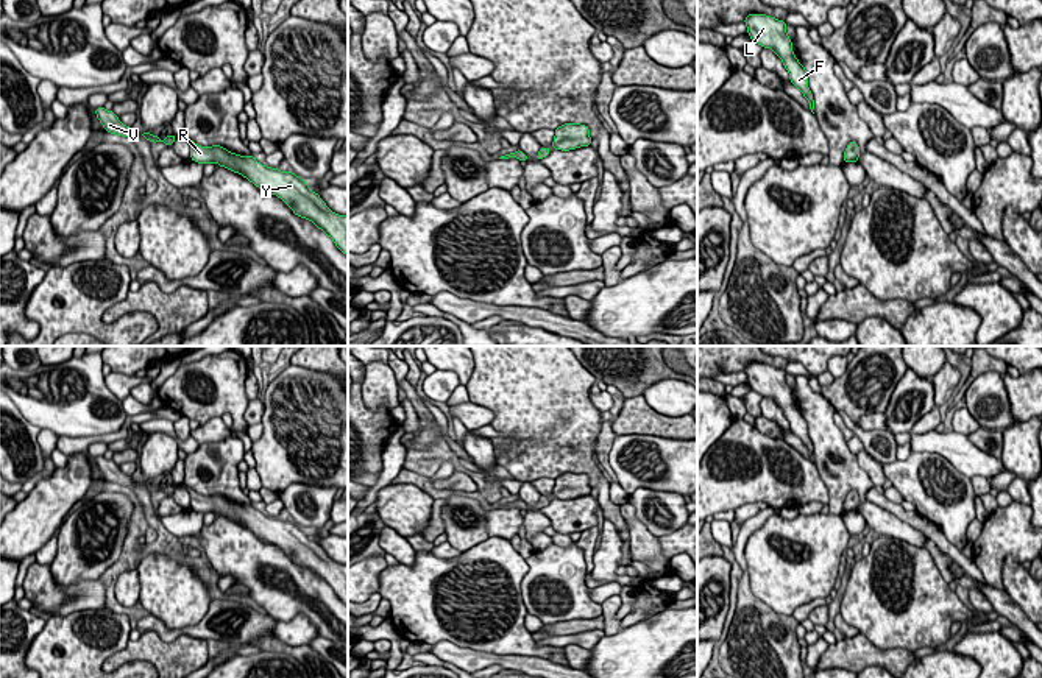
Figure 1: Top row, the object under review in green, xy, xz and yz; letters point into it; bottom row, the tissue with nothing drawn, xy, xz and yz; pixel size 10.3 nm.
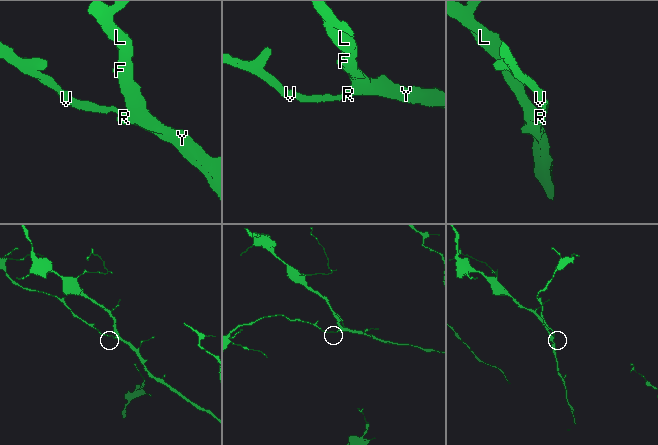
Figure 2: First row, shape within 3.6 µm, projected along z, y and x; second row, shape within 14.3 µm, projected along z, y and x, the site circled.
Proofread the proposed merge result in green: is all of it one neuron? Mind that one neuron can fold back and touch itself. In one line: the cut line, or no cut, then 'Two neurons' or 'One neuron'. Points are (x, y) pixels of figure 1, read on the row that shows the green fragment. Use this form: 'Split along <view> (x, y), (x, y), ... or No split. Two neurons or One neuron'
No split. One neuron

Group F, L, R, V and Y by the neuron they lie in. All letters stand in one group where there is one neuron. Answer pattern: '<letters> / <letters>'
F L R V Y

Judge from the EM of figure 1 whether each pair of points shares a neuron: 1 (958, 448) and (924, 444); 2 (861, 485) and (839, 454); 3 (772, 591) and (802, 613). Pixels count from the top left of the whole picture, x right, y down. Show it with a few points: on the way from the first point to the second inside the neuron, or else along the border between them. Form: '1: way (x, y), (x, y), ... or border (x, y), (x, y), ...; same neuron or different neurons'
1: way (950, 444), (932, 444); same neuron
2: way (854, 477), (839, 462); same neuron
3: border (824, 597), (799, 605), (791, 614); different neurons

